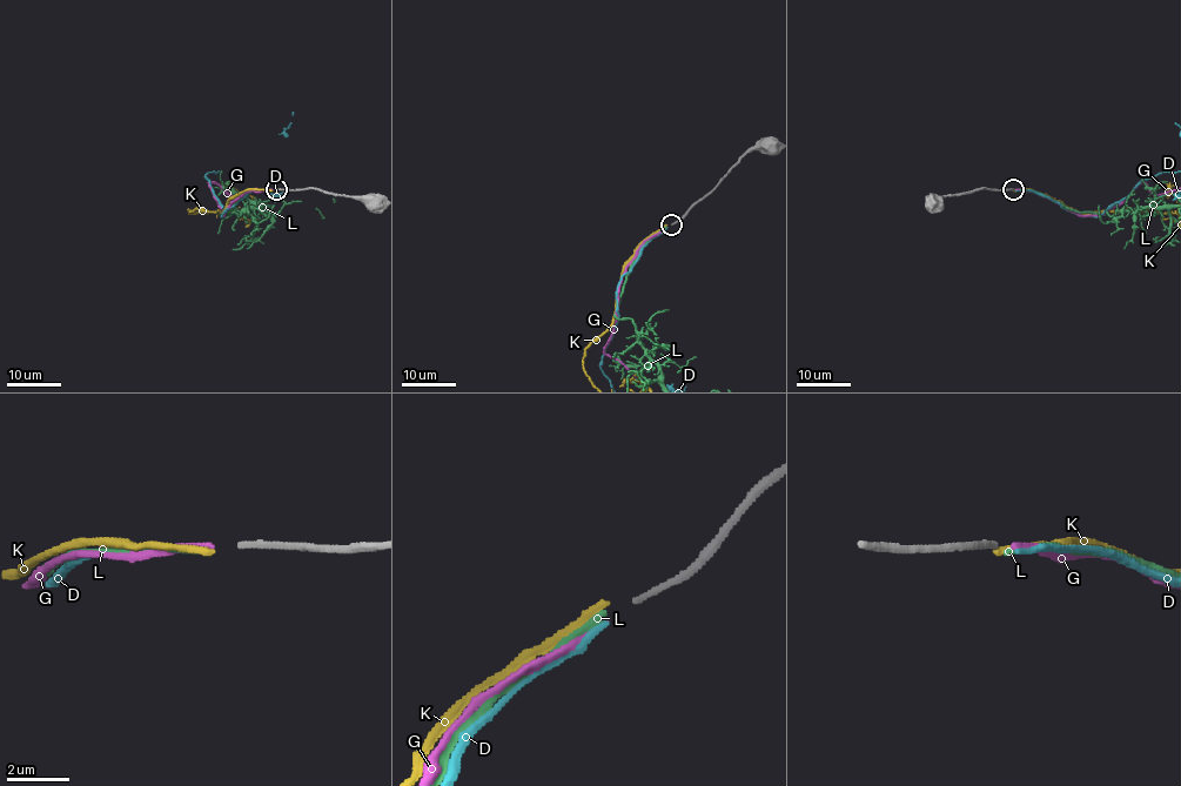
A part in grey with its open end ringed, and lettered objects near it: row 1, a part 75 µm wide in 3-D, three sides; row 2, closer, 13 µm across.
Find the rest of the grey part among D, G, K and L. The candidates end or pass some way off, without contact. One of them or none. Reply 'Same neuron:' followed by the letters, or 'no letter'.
Same neuron: K

